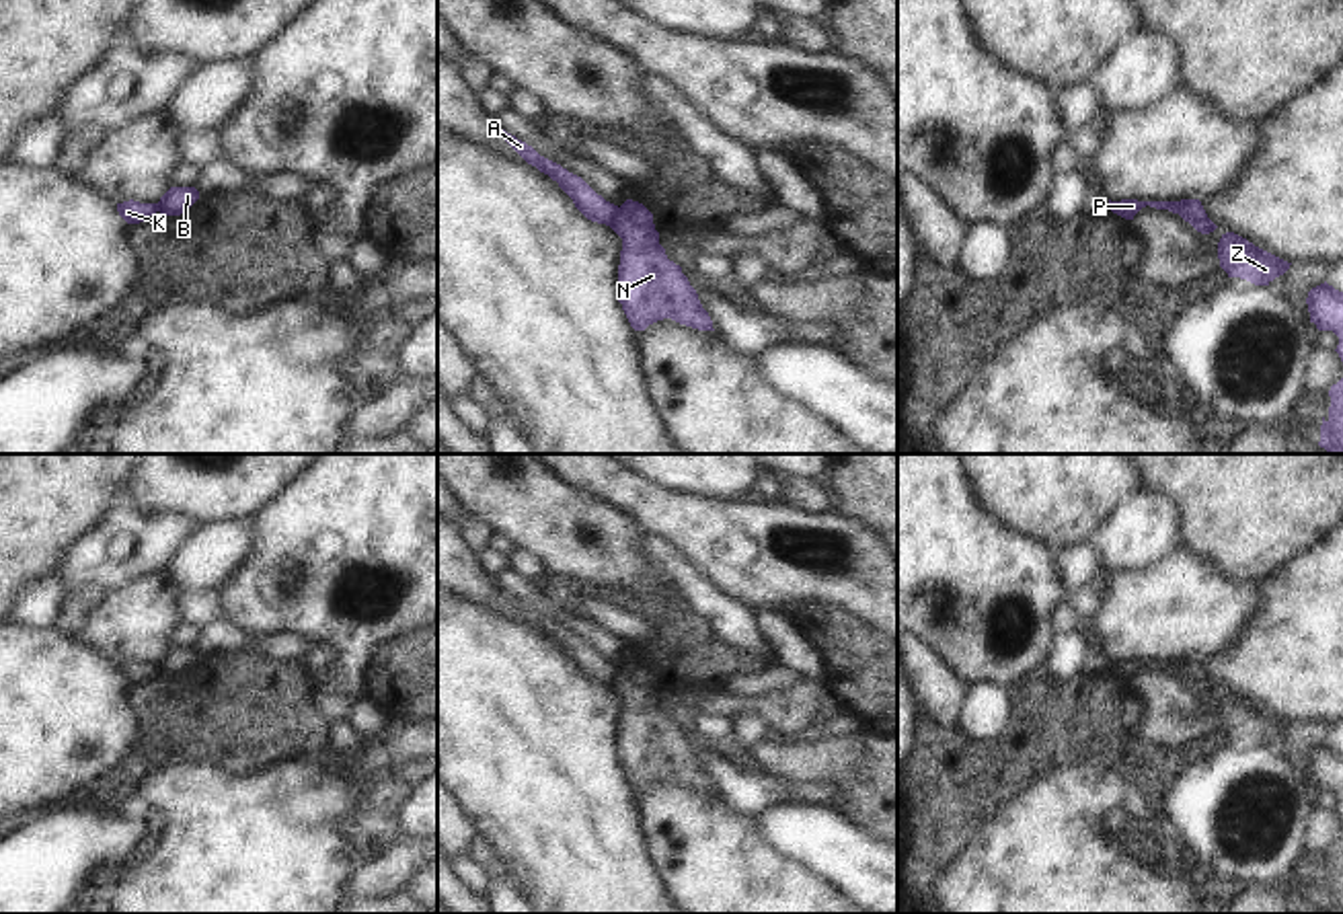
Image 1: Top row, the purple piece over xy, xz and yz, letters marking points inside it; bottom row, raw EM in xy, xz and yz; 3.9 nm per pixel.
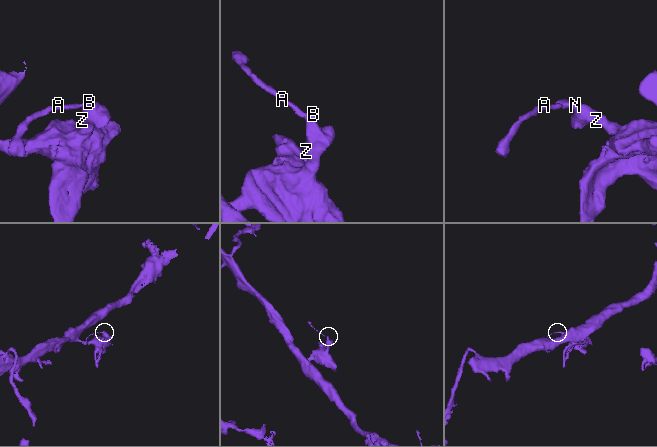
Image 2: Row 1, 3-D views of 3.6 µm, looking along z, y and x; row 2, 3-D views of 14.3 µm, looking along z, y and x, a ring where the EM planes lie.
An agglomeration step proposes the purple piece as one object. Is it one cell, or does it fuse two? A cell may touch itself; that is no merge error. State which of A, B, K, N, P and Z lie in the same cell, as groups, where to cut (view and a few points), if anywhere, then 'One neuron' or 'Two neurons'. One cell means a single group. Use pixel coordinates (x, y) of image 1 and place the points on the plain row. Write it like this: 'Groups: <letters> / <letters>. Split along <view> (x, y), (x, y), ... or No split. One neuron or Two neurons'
Groups: A K / B N P Z. Split along xz (619, 668), (619, 674), (608, 684). Two neurons

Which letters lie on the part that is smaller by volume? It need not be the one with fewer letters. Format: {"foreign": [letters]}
{"foreign": ["A", "K"]}

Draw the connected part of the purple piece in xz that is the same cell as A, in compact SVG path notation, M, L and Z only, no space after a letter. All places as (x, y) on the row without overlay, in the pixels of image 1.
M499 589L499 596L532 626L548 635L573 659L575 668L591 682L610 686L618 676L618 665L598 655L581 637L561 624L540 616L532 606Z

